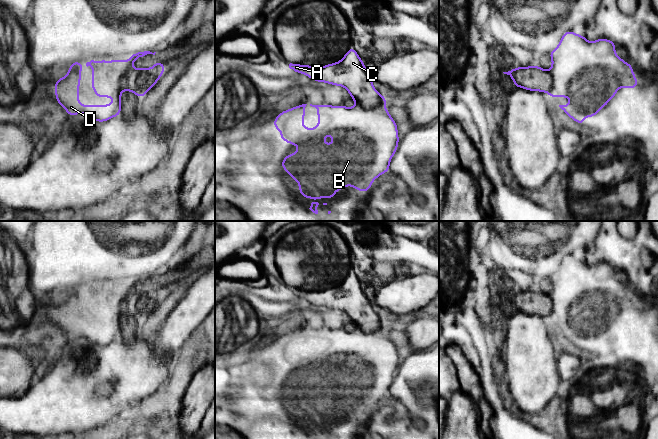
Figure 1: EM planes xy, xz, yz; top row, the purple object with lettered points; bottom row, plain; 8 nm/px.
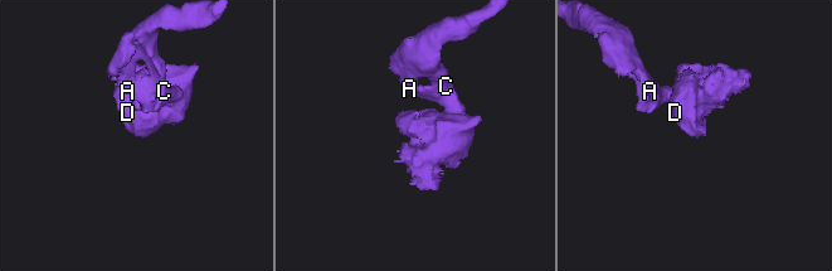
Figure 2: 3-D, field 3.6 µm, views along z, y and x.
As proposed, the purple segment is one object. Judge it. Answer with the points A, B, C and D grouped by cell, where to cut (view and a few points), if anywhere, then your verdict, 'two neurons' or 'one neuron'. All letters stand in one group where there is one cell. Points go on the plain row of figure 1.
A C / B D; cut in xy along (137, 301), (142, 297), (147, 297), (152, 299), (157, 305); two neurons

